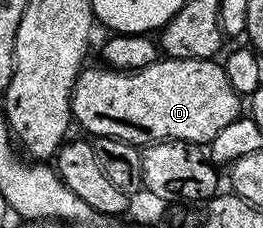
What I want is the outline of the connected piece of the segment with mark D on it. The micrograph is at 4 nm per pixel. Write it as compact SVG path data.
M164 57L149 68L134 72L113 70L102 65L90 66L80 70L79 79L75 81L71 93L71 117L95 138L116 138L132 144L143 144L148 140L210 144L221 128L233 124L241 116L241 95L230 84L224 67L209 58L177 60Z

